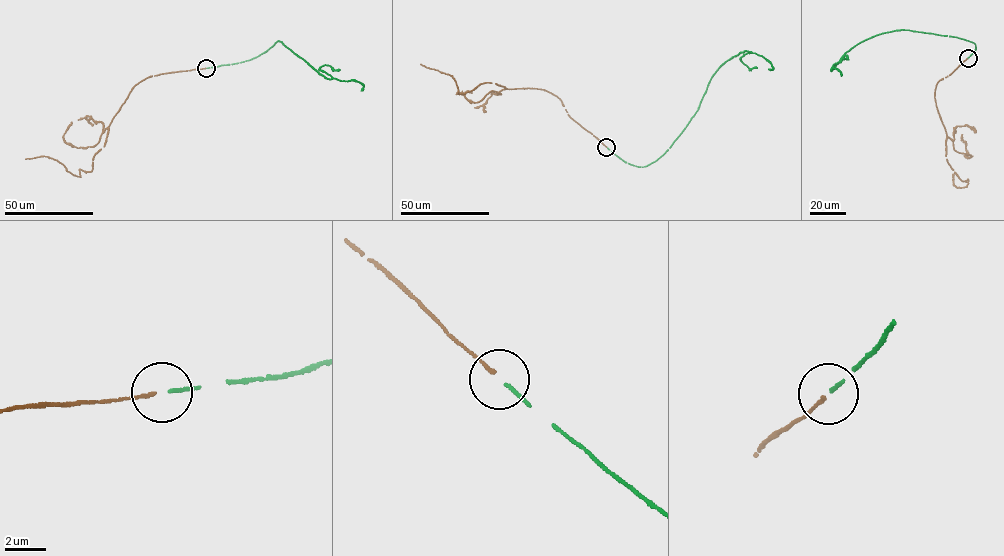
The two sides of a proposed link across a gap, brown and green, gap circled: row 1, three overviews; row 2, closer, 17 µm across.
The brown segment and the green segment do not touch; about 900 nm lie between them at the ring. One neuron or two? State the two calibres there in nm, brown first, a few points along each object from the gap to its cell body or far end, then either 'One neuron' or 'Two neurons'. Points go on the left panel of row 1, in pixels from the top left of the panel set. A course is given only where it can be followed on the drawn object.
Thickness 160 nm (brown) against 160 nm. Course of brown: (205, 68), (161, 73), (134, 86), (108, 126), (91, 171), (79, 169), (79, 176), (47, 156), (25, 159). Course of green: (206, 68), (249, 60), (278, 41), (327, 78), (331, 77), (319, 69), (323, 65), (340, 70). One neuron

